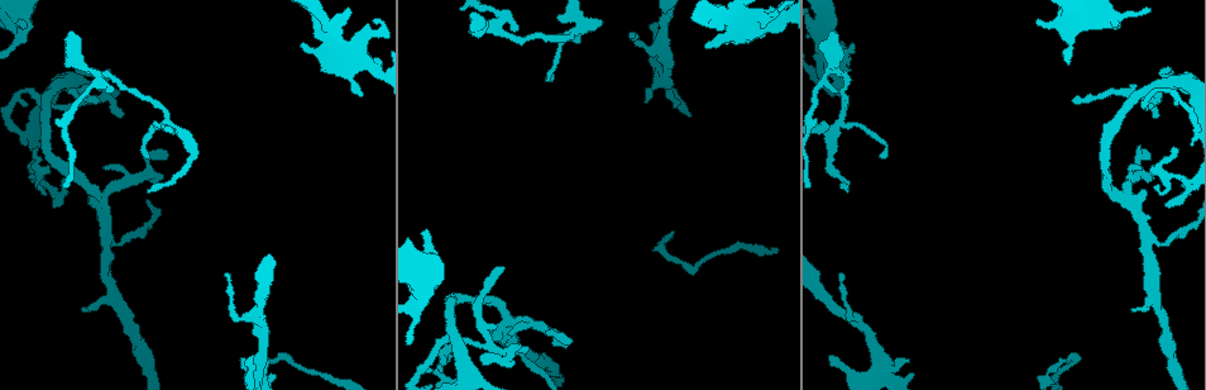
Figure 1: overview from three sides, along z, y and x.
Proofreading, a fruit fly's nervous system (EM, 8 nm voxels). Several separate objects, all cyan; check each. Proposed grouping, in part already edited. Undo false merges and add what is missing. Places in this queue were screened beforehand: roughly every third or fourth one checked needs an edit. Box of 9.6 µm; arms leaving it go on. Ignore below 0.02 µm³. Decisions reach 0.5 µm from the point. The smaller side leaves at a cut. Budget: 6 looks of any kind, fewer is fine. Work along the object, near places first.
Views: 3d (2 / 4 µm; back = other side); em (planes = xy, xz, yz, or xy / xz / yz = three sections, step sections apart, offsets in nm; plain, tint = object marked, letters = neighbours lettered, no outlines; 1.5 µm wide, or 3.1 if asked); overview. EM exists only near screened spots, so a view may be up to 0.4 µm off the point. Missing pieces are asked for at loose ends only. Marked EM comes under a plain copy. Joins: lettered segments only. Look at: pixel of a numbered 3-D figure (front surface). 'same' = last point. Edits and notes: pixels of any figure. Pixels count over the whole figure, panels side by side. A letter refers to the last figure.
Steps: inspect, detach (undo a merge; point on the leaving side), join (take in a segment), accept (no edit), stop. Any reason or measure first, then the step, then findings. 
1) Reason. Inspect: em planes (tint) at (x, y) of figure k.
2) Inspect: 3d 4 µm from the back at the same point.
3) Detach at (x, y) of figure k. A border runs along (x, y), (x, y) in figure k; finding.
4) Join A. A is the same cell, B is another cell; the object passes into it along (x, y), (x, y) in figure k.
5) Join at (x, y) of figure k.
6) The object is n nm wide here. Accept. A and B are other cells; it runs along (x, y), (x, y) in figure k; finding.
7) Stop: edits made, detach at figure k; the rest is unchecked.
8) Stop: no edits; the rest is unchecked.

An open end. Inspect: em planes (tint) at (1036, 22) of figure 1.

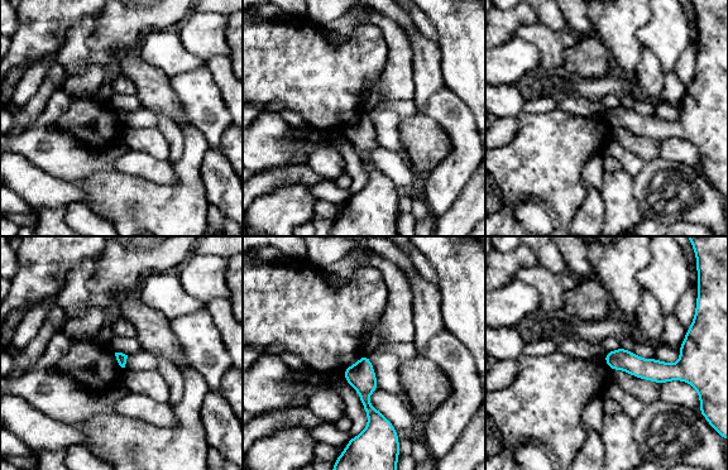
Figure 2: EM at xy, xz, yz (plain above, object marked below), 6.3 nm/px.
What lies round it. Inspect: em planes (letters) at the same point.

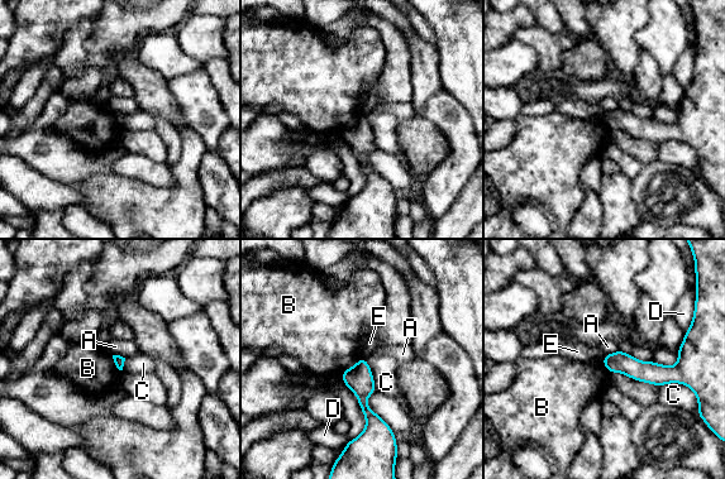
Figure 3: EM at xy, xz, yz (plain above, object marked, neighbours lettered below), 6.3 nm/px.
Accept. A, B, C, D and E are other cells; a border runs along (361, 357), (342, 373) in figure 3; no lettered segment goes on from it.

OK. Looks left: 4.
Inspect: em planes (letters) at (62, 177) of figure 1.

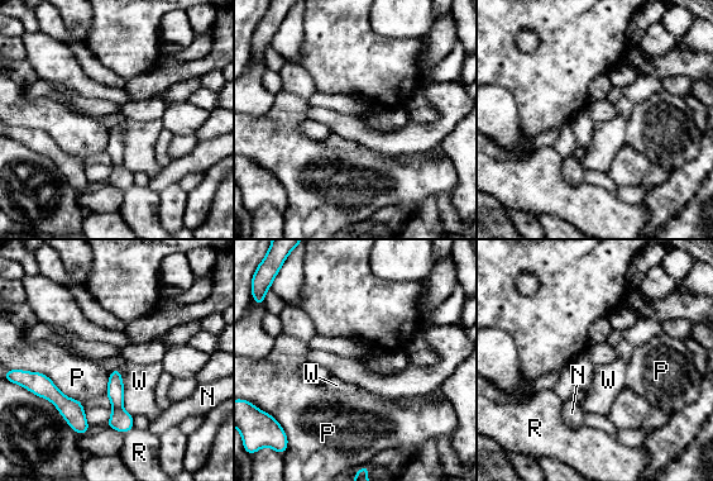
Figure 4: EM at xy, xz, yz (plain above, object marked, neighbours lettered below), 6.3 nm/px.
Accept. N, P, R and W are other cells; it runs along (116, 372), (116, 408), (124, 429) in figure 4; none of them fits.

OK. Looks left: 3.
Three arms meet. Inspect: em xy step 4 (tint) at (68, 80) of figure 1.

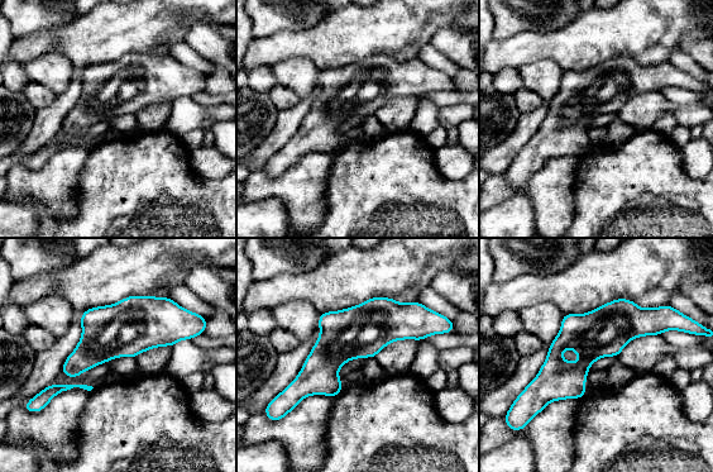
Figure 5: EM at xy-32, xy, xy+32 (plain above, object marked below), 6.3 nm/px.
Inspect: em planes (tint) at the same point.

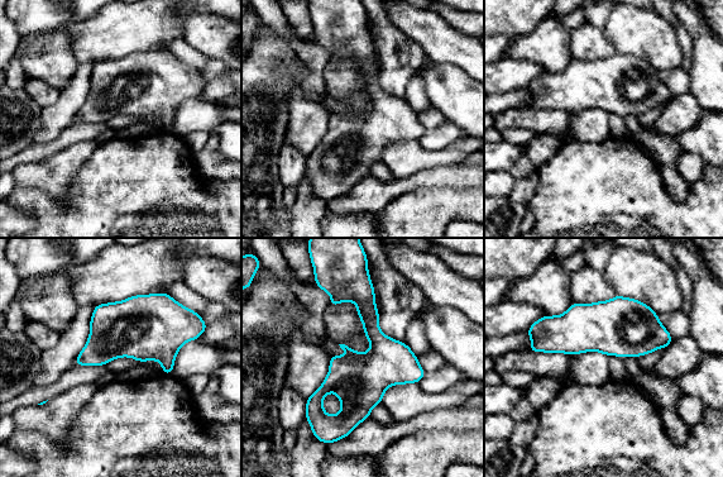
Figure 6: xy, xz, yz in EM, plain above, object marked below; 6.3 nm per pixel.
Inspect: em planes (letters) at the same point.

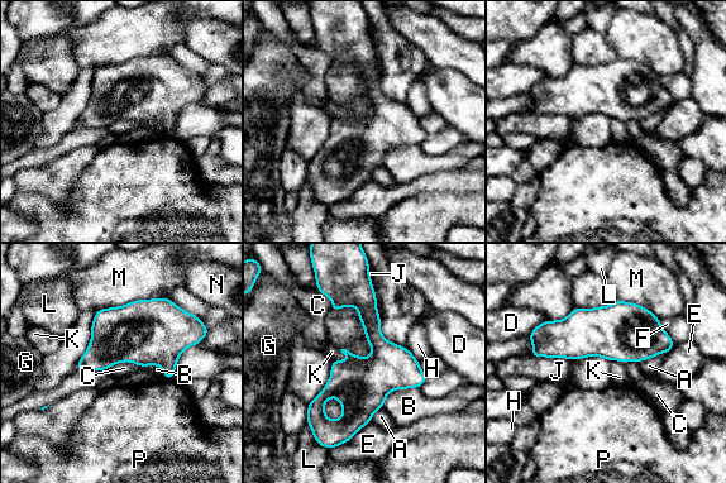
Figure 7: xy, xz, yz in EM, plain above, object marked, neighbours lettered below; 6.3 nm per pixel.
Accept. A, B, C, D, E, F, G, H, J, K, L, M, N and P are other cells; continuous, no second neuron.

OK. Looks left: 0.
Stop: no edits; the rest is unchecked.

